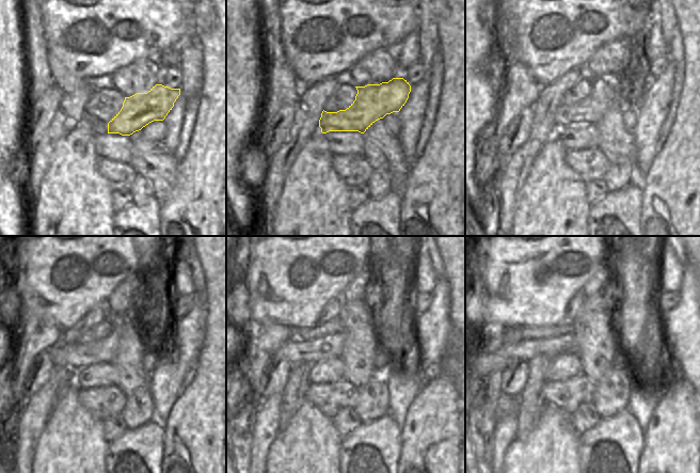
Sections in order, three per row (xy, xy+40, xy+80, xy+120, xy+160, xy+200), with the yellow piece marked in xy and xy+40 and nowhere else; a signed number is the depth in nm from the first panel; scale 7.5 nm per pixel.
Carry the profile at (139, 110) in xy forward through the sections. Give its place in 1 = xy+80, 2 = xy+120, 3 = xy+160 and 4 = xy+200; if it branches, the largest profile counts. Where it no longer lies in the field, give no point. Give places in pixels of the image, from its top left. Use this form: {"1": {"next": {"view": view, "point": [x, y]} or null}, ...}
{"1": {"next": {"view": "xy+80", "point": [606, 92]}}, "2": {"next": {"view": "xy+120", "point": [76, 356]}}, "3": {"next": {"view": "xy+160", "point": [302, 355]}}, "4": {"next": {"view": "xy+200", "point": [538, 352]}}}

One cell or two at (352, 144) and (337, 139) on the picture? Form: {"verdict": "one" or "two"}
{"verdict": "one"}

